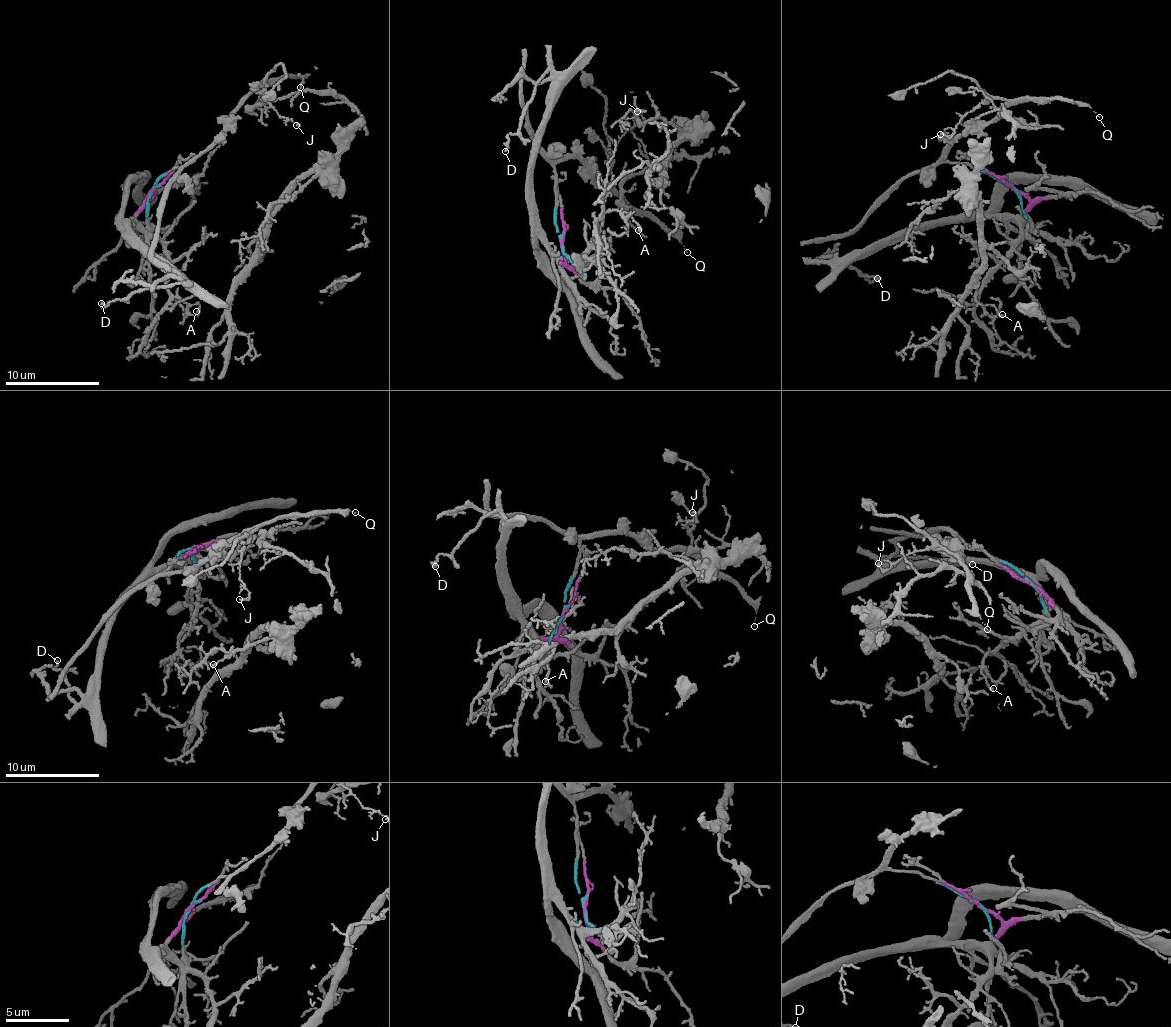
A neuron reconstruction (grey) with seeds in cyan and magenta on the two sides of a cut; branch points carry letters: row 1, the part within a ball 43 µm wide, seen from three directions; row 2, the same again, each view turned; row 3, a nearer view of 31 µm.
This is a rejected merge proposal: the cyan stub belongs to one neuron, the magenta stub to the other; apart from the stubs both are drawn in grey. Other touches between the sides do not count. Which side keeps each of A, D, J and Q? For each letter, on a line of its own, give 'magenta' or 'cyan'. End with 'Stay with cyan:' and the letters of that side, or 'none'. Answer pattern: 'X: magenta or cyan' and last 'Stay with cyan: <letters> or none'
A: magenta
D: magenta
J: cyan
Q: cyan
Stay with cyan: J, Q

